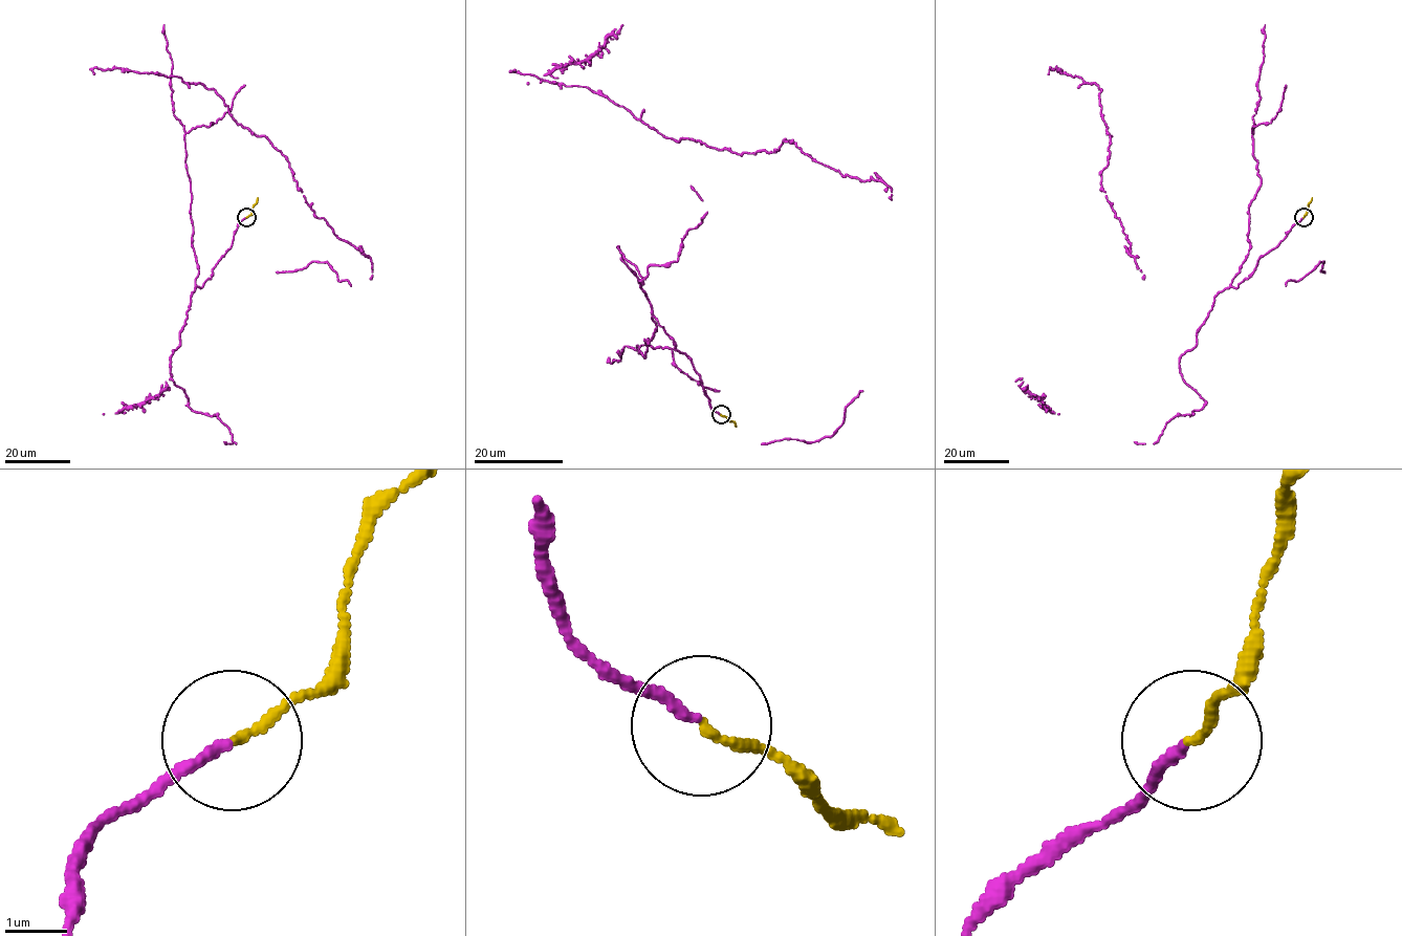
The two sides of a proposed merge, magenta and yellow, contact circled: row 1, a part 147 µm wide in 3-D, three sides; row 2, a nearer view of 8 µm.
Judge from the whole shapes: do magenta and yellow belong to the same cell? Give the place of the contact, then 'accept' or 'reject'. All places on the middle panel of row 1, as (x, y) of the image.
place (721, 414); accept

